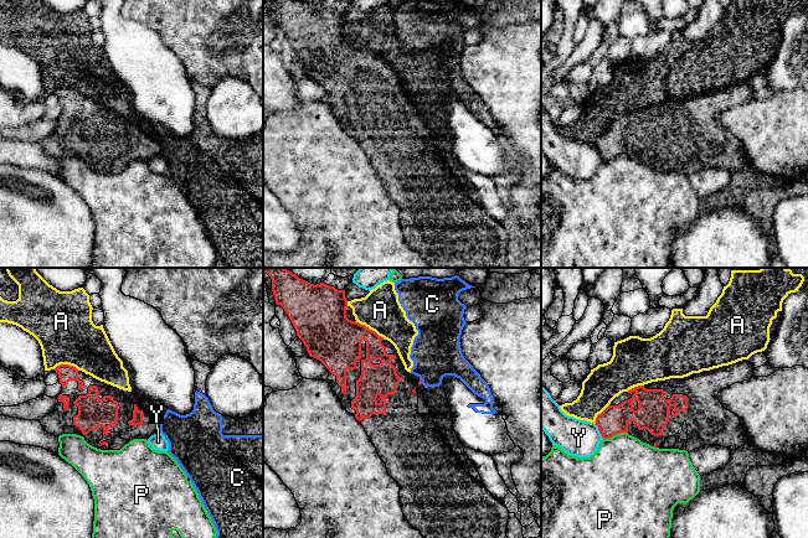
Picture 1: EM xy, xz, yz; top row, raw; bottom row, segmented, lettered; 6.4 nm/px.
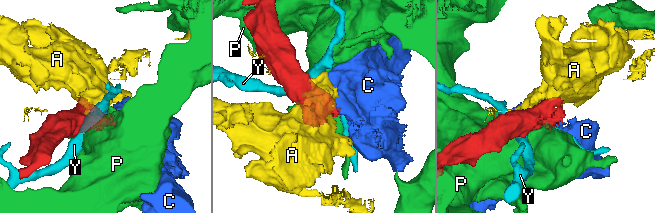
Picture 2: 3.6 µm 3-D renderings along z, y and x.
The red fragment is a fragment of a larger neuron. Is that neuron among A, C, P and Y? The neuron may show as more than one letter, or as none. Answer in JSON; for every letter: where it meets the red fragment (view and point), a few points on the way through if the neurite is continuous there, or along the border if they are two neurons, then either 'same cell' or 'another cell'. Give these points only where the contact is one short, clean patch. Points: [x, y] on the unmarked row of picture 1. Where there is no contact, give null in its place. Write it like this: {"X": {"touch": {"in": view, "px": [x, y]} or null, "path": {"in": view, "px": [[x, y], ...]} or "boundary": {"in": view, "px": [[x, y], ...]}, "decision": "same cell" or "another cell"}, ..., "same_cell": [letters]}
{"A": {"touch": {"in": "xz", "px": [369, 51]}, "decision": "another cell"}, "C": {"touch": {"in": "xz", "px": [421, 103]}, "boundary": {"in": "xz", "px": [[420, 101], [422, 105]]}, "decision": "another cell"}, "P": {"touch": {"in": "yz", "px": [614, 156]}, "decision": "another cell"}, "Y": {"touch": {"in": "yz", "px": [598, 151]}, "decision": "another cell"}, "same_cell": []}

